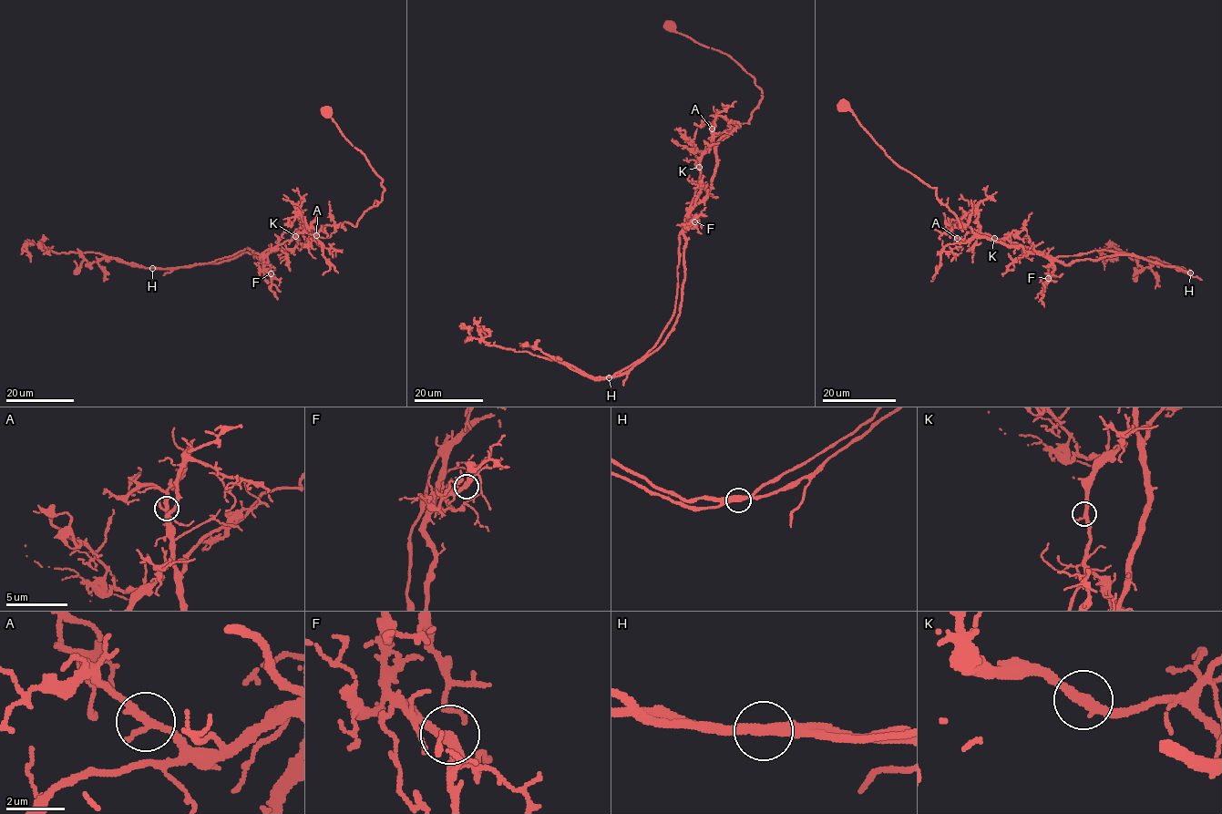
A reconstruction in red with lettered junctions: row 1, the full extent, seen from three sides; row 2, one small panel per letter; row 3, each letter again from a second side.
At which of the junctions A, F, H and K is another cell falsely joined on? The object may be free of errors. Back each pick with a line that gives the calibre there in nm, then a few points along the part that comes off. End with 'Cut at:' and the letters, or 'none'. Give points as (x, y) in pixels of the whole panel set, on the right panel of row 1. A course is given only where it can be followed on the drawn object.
H: calibre 320 nm; course (1190, 273), (1108, 250), (1050, 257), (1006, 238), (983, 235), (978, 231), (978, 214), (970, 212), (948, 225)
Cut at: H

